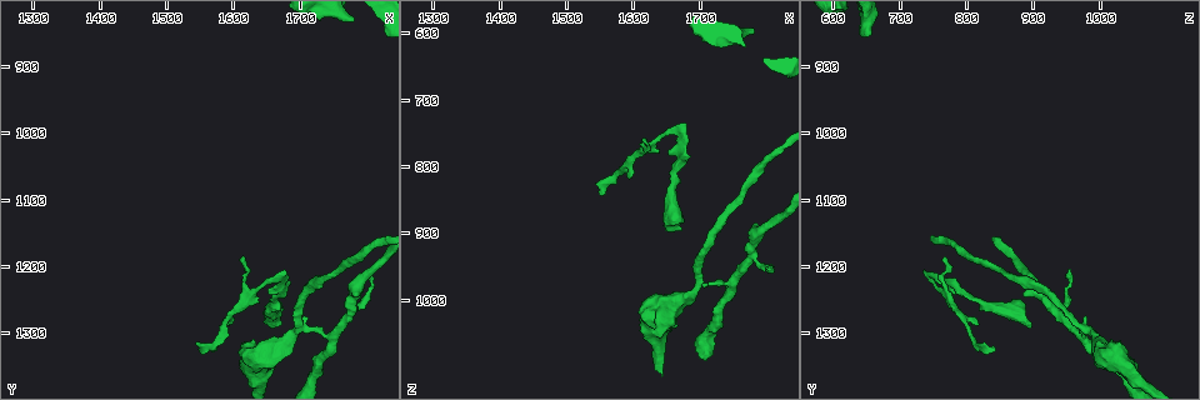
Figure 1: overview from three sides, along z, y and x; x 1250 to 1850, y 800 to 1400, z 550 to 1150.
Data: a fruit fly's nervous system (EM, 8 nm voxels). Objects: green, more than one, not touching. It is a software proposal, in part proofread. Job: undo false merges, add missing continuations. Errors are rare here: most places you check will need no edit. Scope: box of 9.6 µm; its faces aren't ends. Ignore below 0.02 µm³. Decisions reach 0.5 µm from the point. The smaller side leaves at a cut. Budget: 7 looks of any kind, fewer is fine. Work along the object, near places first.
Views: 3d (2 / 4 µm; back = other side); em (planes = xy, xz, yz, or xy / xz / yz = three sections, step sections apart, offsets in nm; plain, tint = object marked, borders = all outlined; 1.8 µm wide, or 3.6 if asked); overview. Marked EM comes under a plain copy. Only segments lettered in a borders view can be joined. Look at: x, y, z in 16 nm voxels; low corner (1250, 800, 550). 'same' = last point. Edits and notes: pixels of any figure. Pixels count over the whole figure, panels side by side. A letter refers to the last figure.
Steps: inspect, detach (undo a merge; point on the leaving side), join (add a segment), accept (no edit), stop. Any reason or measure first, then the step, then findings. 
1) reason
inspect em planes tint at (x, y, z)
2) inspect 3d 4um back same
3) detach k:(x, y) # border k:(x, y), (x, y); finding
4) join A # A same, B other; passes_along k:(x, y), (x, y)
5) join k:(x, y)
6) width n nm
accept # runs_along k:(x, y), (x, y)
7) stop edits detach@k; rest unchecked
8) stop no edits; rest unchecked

abrupt turn
inspect em planes borders at (1670, 1215, 745)

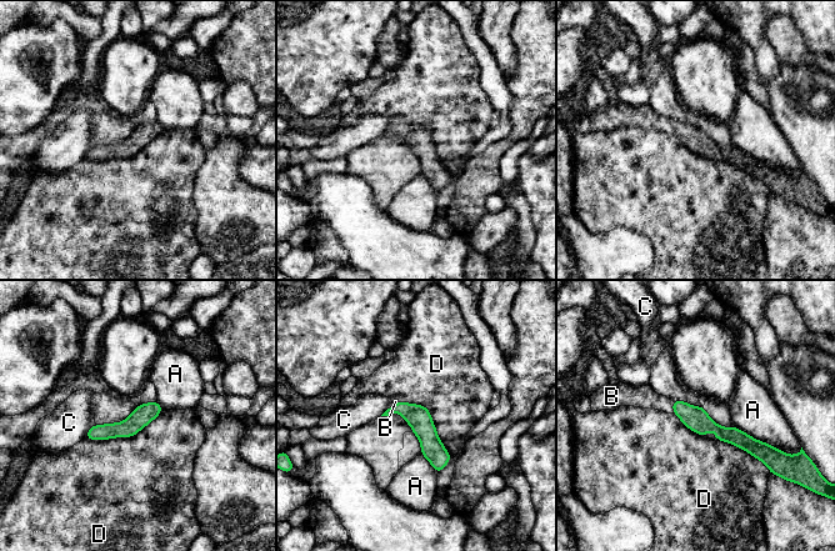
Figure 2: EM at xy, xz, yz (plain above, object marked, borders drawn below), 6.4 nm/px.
join B # A other, B same, C other, D other; it goes on there

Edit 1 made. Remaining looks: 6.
arms part here
inspect 3d 4um at (1700, 1290, 975)

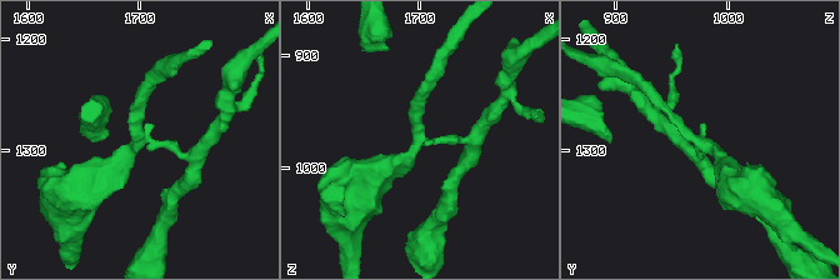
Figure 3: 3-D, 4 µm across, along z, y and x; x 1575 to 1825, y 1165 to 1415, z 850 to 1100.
now the EM
inspect em yz step 16 borders at (1698, 1294, 976)

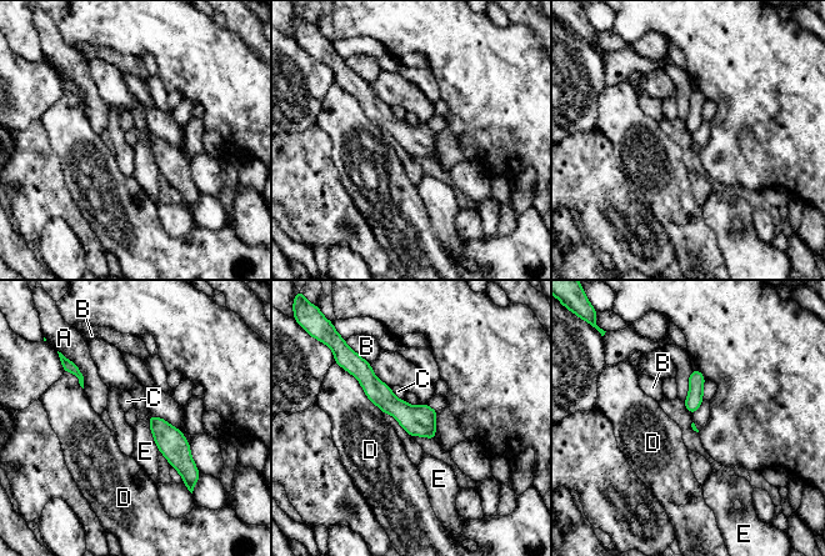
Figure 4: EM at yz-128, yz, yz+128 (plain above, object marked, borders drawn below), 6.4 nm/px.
cut it another way
inspect em planes borders same

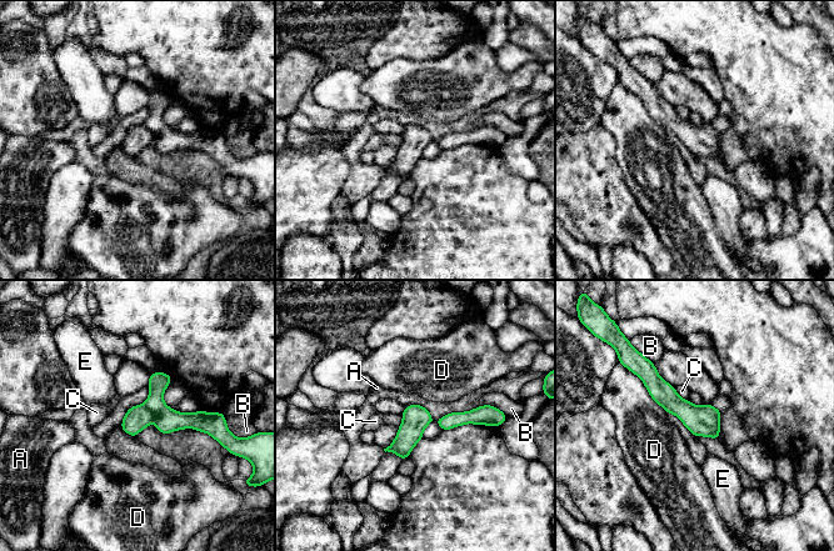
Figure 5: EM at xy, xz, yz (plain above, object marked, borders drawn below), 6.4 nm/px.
detach 5:(169, 420) # A other, B other, C other, D other, E other; part_leaving 5:(153, 376), (173, 420), (210, 426); two cells meet here

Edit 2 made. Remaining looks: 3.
see it whole again
inspect overview

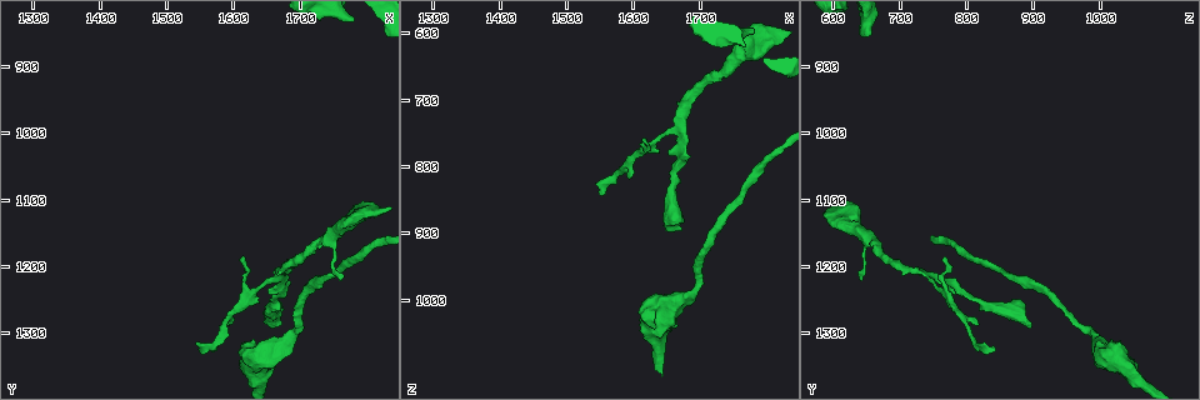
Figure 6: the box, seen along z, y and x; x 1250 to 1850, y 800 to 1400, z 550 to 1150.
thin end
inspect em planes tint at (1550, 1325, 845)

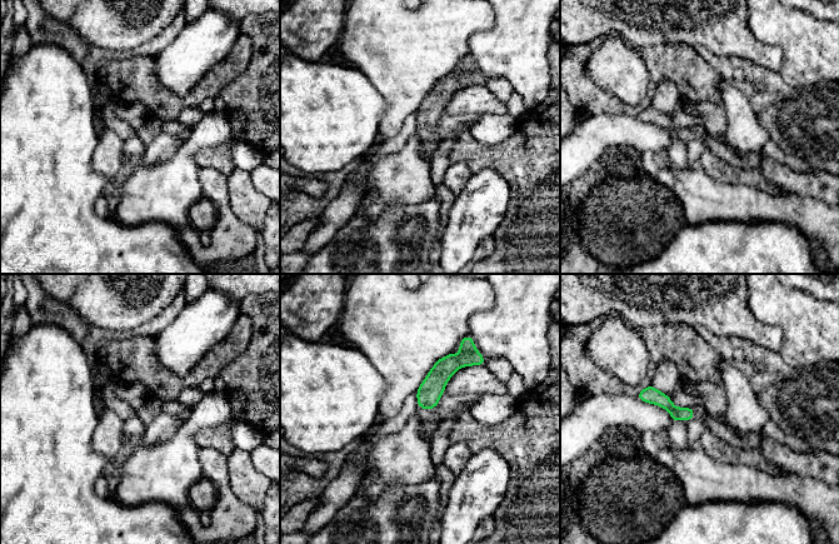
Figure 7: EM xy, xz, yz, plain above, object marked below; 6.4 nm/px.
see the neighbours
inspect em planes borders same

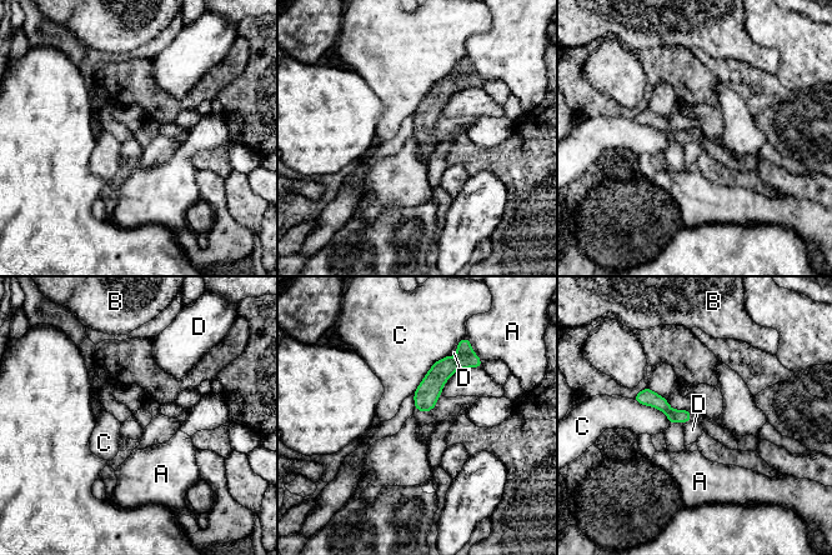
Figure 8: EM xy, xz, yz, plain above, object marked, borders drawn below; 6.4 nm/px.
accept # A other, B other, C other, D other; border 8:(690, 420), (683, 424); none of them fits

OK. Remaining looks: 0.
stop edits join@2, detach@5; rest unchecked

